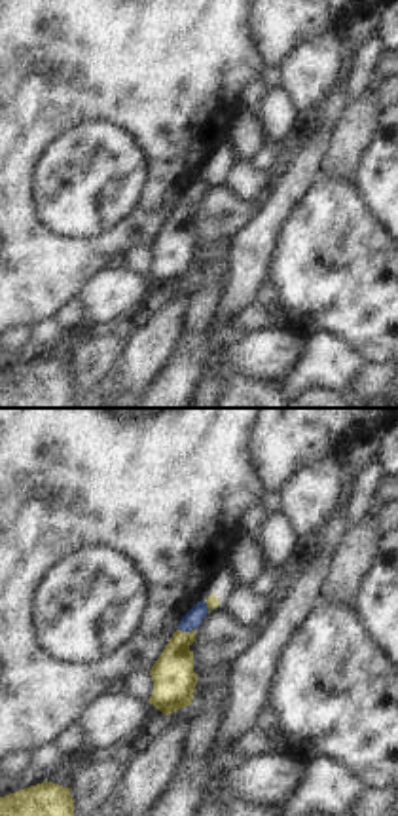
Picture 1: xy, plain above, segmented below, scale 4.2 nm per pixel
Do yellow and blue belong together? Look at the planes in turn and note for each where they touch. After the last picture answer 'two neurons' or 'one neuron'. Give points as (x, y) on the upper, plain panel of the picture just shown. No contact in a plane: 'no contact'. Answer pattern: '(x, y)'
(188, 207)

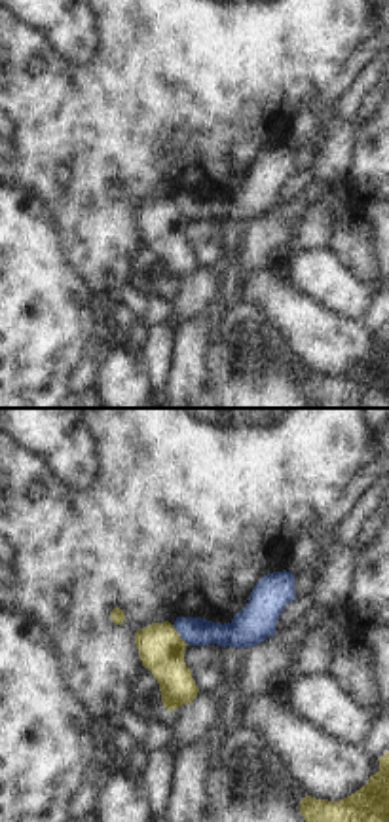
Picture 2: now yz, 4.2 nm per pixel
(179, 209)

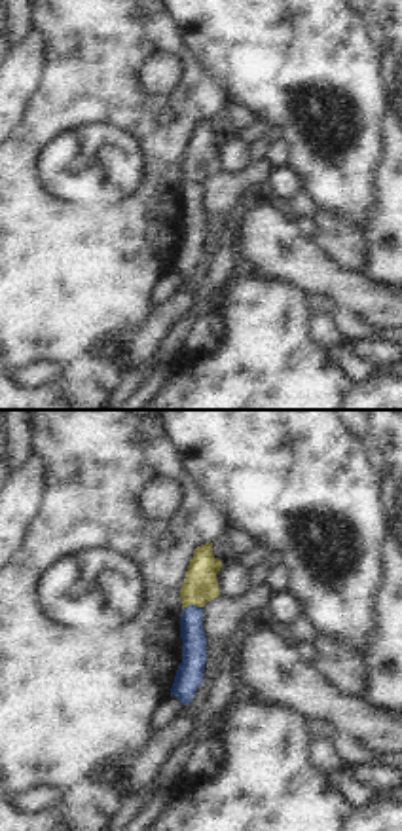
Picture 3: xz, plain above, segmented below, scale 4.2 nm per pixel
(190, 179)

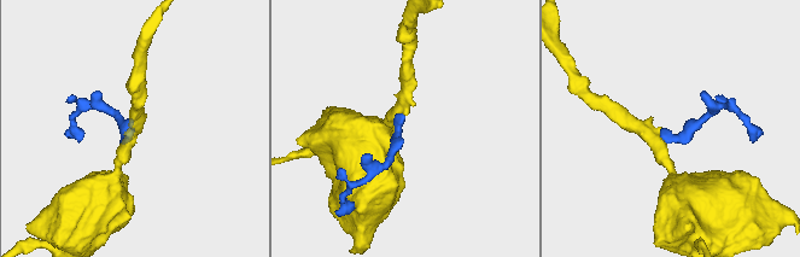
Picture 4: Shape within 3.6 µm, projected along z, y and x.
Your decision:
two neurons

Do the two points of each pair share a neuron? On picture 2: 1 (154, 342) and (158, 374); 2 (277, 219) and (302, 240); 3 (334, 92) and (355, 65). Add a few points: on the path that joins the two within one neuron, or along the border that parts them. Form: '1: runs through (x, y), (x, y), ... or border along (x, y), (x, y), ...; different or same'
1: runs through (158, 350), (158, 367); same
2: border along (308, 204), (287, 243); different
3: runs through (340, 86), (351, 71); same

